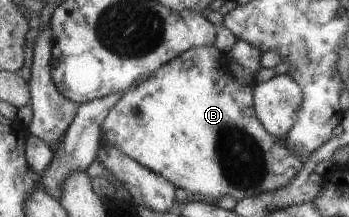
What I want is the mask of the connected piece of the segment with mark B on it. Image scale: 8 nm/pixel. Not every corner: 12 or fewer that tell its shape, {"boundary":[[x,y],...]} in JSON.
{"boundary":[[216,46],[133,84],[101,126],[188,196],[286,186],[303,158]]}

